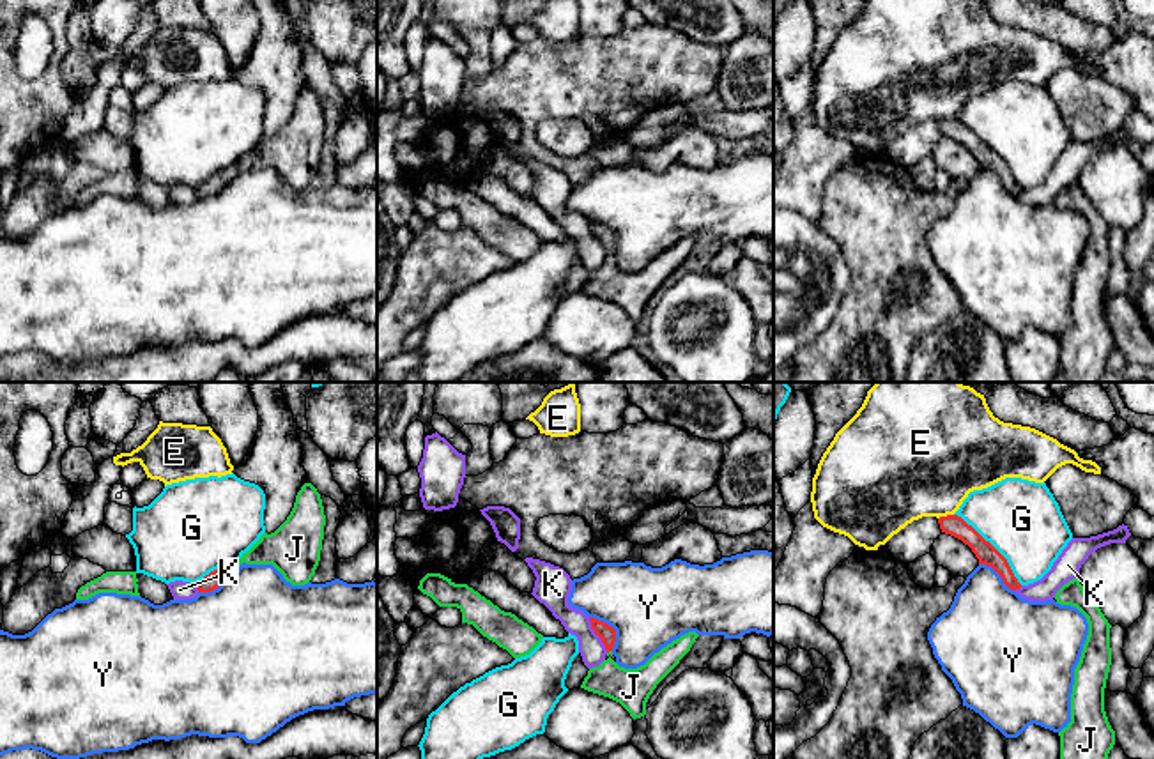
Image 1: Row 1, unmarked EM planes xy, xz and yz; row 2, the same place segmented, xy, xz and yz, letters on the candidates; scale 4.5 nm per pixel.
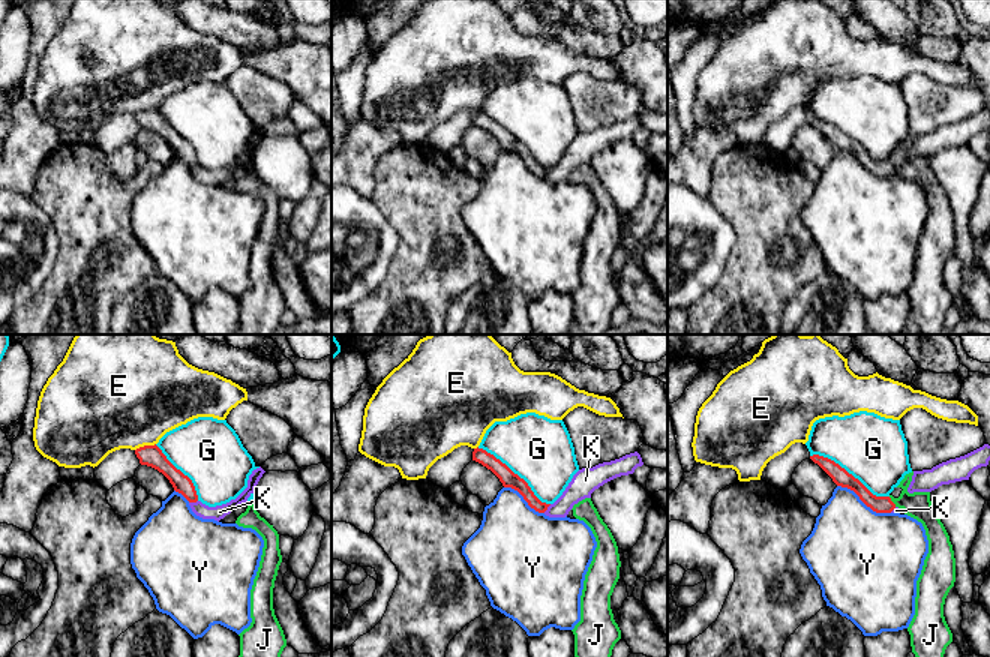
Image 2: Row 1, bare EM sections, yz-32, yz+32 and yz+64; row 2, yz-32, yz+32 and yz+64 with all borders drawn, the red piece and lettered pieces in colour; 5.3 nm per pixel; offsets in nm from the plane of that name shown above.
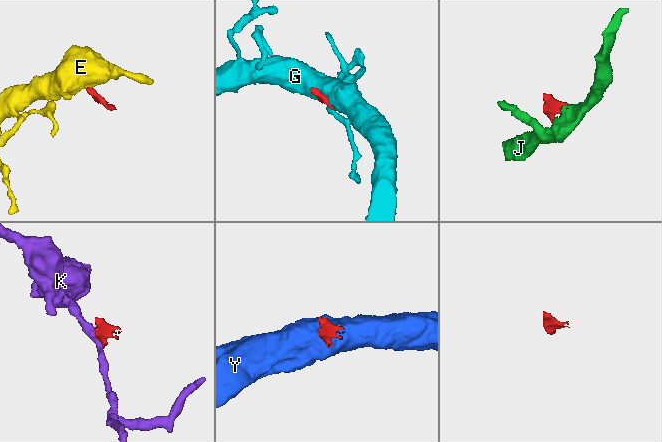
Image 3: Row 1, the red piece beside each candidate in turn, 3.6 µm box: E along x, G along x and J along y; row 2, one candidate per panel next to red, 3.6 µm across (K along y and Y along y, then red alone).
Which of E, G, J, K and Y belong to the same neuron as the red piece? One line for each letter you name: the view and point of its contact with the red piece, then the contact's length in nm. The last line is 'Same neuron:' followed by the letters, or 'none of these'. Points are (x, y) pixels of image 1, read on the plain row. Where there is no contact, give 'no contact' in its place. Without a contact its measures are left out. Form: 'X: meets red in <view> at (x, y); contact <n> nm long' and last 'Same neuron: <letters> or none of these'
J: meets red in xz at (609, 253); contact 30 nm long
Same neuron: J

